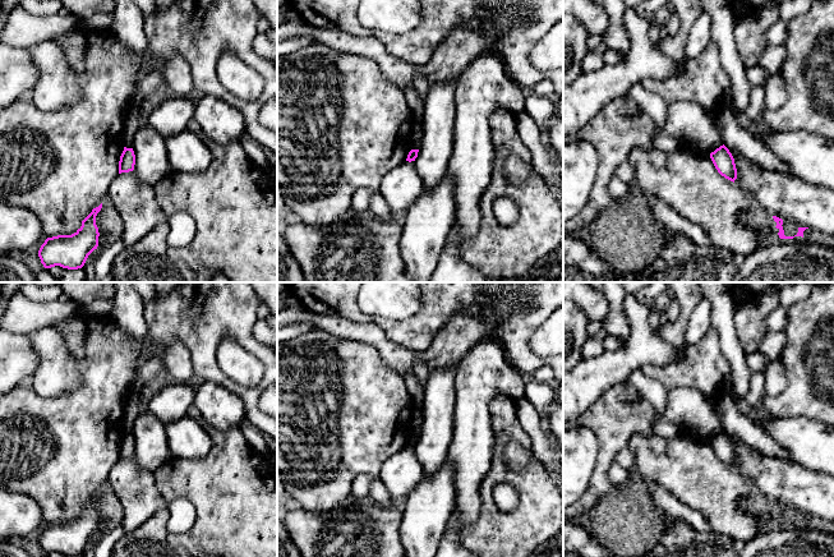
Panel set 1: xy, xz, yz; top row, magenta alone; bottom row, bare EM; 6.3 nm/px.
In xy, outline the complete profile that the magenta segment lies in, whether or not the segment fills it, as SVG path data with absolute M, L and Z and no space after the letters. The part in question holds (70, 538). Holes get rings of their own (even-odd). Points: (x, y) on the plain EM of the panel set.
M102 489L82 507L82 512L72 521L47 524L38 537L45 554L60 552L68 556L82 554L88 542L98 533L98 514L96 502Z

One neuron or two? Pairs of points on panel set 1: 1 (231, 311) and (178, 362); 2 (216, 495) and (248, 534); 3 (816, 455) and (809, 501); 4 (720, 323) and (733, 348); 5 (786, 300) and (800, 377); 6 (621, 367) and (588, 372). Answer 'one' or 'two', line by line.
1: two
2: one
3: two
4: one
5: two
6: one

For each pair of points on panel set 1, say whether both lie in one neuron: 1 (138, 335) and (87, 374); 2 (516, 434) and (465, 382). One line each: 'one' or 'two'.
1: two
2: two

